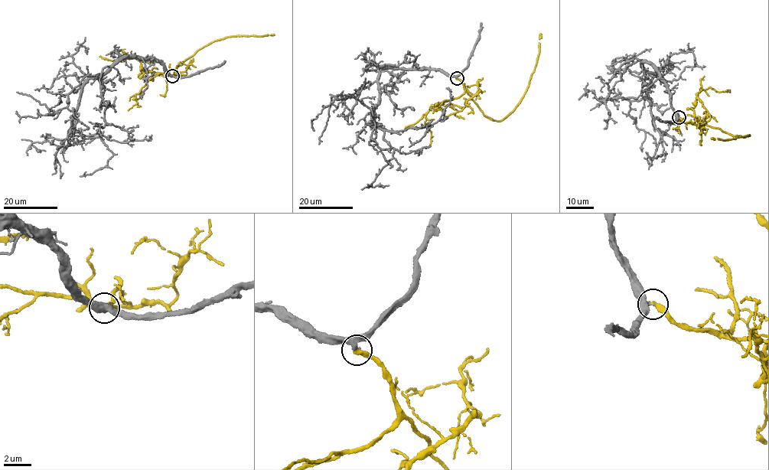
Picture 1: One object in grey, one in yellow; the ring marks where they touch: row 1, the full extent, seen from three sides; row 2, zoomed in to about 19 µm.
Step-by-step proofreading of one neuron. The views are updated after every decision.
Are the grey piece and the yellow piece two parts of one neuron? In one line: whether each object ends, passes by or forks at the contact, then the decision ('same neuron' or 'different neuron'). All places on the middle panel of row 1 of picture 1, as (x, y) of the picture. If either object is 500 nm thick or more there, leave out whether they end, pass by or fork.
grey passes by; yellow ends; same neuron

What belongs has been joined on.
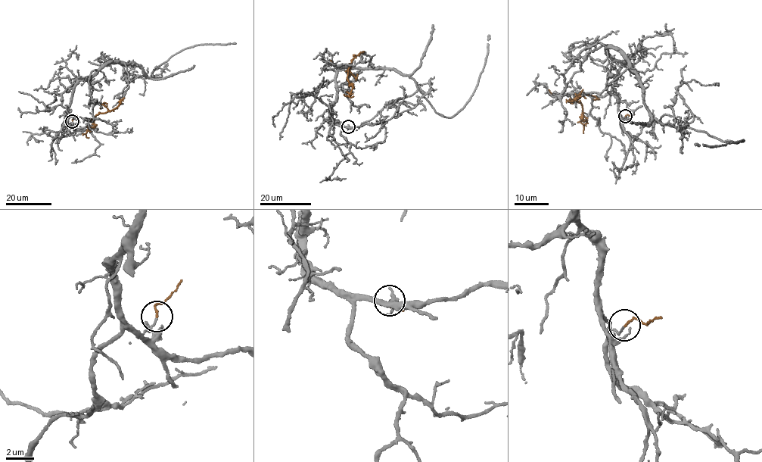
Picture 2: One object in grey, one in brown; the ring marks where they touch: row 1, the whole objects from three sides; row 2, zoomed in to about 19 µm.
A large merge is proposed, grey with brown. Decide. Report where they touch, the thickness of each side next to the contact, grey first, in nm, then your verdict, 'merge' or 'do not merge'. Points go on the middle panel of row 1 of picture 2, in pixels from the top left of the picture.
(348, 126) | 110/140 nm | do not merge

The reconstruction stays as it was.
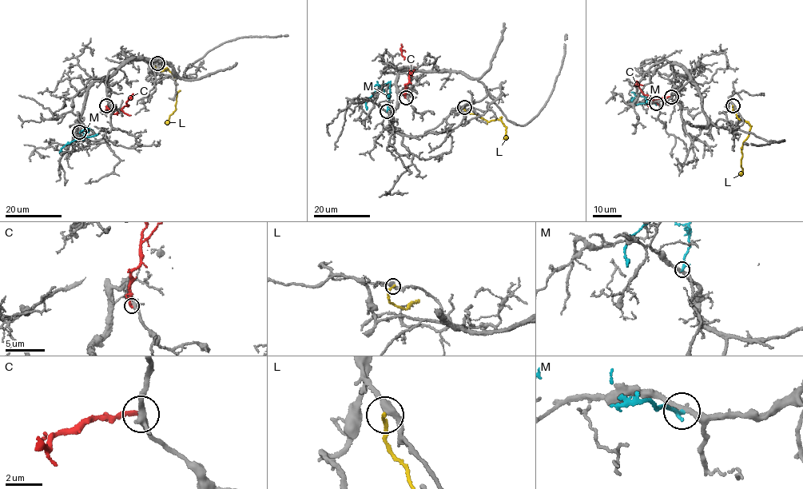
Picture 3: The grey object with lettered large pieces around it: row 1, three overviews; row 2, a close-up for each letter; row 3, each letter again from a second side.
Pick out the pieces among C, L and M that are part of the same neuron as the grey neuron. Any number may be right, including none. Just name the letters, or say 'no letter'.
no letter

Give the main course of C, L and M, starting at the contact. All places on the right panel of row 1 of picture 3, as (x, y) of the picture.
C: (671, 97), (657, 101), (645, 95), (636, 81)
L: (733, 105), (739, 119), (746, 121), (750, 128), (741, 149), (743, 169), (741, 172)
M: (656, 103), (634, 104), (631, 97), (633, 105)

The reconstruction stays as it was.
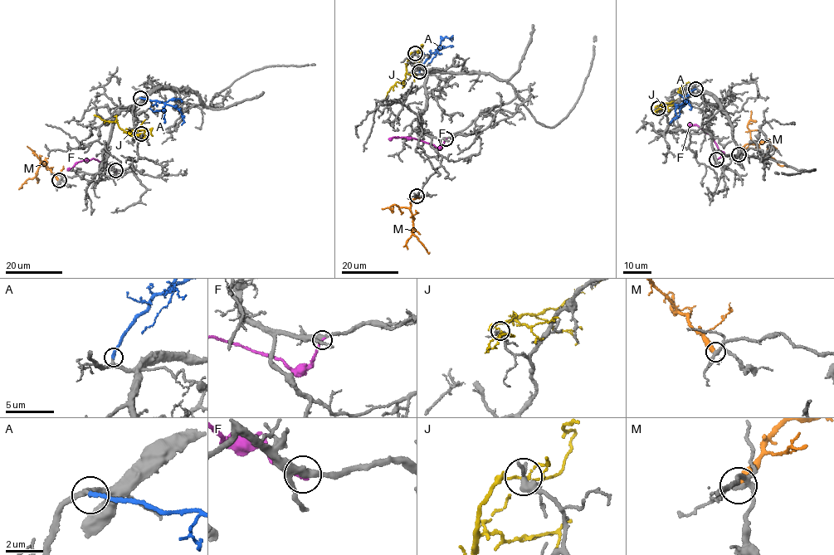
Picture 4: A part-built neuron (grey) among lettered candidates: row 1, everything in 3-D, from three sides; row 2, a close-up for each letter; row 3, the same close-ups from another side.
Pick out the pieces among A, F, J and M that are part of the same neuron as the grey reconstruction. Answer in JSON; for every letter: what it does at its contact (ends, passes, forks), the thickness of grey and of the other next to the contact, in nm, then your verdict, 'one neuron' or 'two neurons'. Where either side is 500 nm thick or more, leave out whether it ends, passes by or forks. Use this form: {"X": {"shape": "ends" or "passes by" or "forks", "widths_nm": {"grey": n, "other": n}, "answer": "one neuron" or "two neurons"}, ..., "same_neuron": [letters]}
{"A": {"shape": "ends", "widths_nm": {"grey": 200, "other": 200}, "answer": "one neuron"}, "F": {"shape": "ends", "widths_nm": {"grey": 320, "other": 220}, "answer": "two neurons"}, "J": {"shape": "forks", "widths_nm": {"grey": 360, "other": 90}, "answer": "two neurons"}, "M": {"shape": "ends", "widths_nm": {"grey": 190, "other": 400}, "answer": "two neurons"}, "same_neuron": ["A"]}

